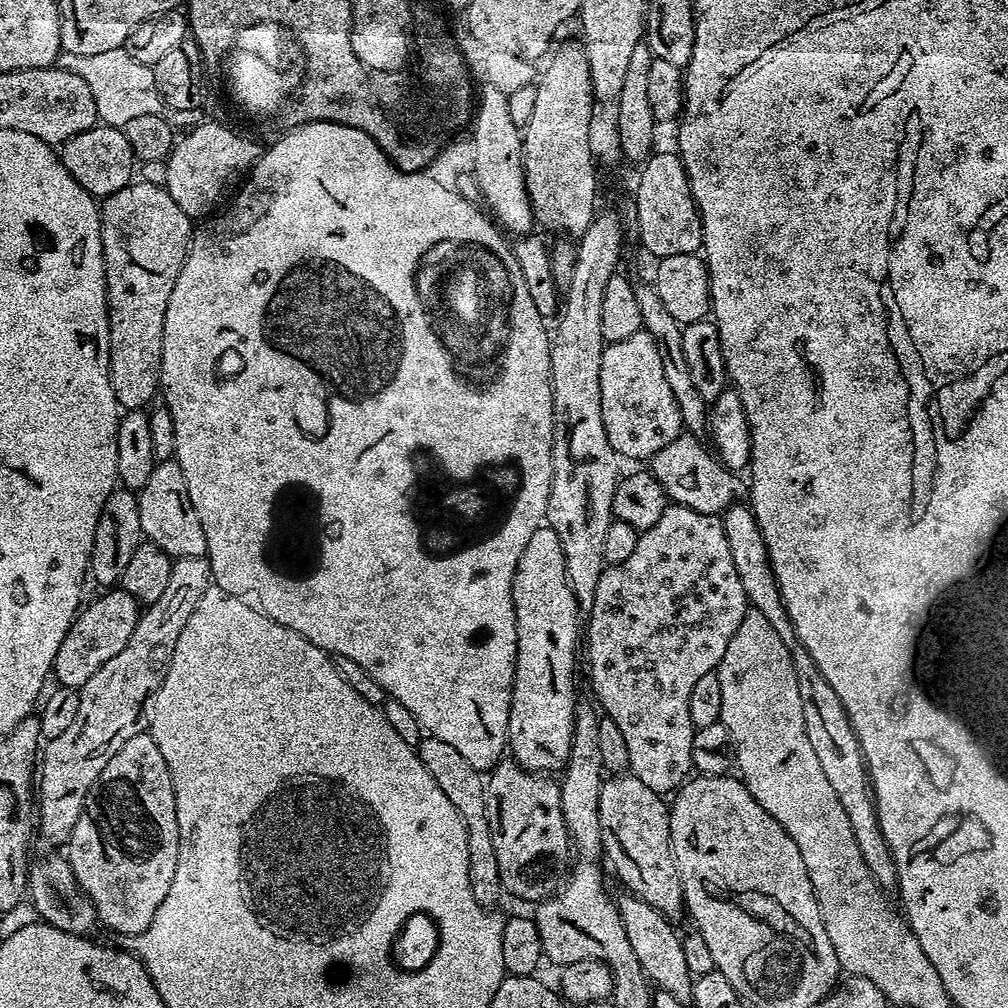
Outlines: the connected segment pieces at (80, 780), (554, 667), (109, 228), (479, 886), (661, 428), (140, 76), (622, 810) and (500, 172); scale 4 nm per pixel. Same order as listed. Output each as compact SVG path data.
M181 556L173 563L170 586L166 586L166 594L162 594L158 602L147 605L141 611L140 620L134 627L134 632L130 635L126 646L123 646L114 658L106 662L88 682L78 689L80 705L74 723L66 729L66 734L58 734L58 738L47 741L43 745L42 763L38 768L38 816L40 812L38 832L41 832L46 839L60 845L67 841L83 812L88 792L98 782L102 770L106 770L106 762L110 762L110 758L114 758L114 754L118 754L118 750L122 750L122 746L126 746L130 738L134 738L142 731L140 719L143 716L145 719L146 705L166 678L166 670L174 658L174 646L178 646L178 634L182 634L190 614L194 614L194 606L202 602L202 594L206 594L210 586L211 574L212 571L204 556Z
M552 528L534 530L530 542L526 542L526 550L522 550L522 558L518 558L512 597L518 646L508 719L508 748L516 763L529 772L556 774L567 765L574 738L578 707L576 647L582 644L582 613L568 581L562 542Z
M133 182L127 184L122 190L118 190L114 194L103 197L102 203L99 205L100 209L100 237L102 238L102 250L104 251L104 277L106 278L106 290L108 291L108 325L110 326L110 382L114 386L114 394L116 401L119 402L121 409L124 410L144 410L153 403L152 399L157 399L158 389L160 388L160 363L162 362L162 334L164 333L164 323L166 322L166 302L170 302L170 290L174 290L174 282L178 282L178 274L182 270L184 260L188 257L188 241L192 239L194 231L194 224L190 217L182 210L182 206L178 206L178 202L174 202L174 198L168 192L167 187L159 188L153 184L146 184L143 182Z
M425 735L418 745L420 760L434 774L434 782L442 786L442 794L454 802L454 810L464 819L468 835L468 869L470 870L470 890L474 890L474 898L486 909L497 907L500 896L504 892L504 883L498 874L498 857L494 855L494 842L490 834L488 821L488 798L486 795L486 780L454 746L442 742L442 738Z
M641 330L605 347L600 367L604 433L617 457L647 461L682 434L678 402L670 390L654 338Z
M124 48L105 50L103 54L70 54L61 51L58 64L59 67L70 70L70 74L78 74L78 78L82 78L86 86L90 86L97 117L113 128L123 128L126 122L131 122L142 114L161 115L162 101L158 86L154 86L152 65L130 58Z
M612 774L605 779L600 791L600 829L604 835L606 860L616 867L617 876L629 887L633 895L640 897L663 916L676 918L685 911L682 878L672 853L670 838L670 808L661 793L650 790L636 776L631 774Z
M489 80L483 83L481 90L480 87L478 90L478 103L472 122L478 128L478 136L476 136L478 140L478 178L474 182L485 200L483 203L496 222L507 233L512 232L514 236L524 236L533 229L535 216L532 212L532 204L529 202L527 180L524 174L523 137L520 129L510 118L508 95L500 92L497 86Z

